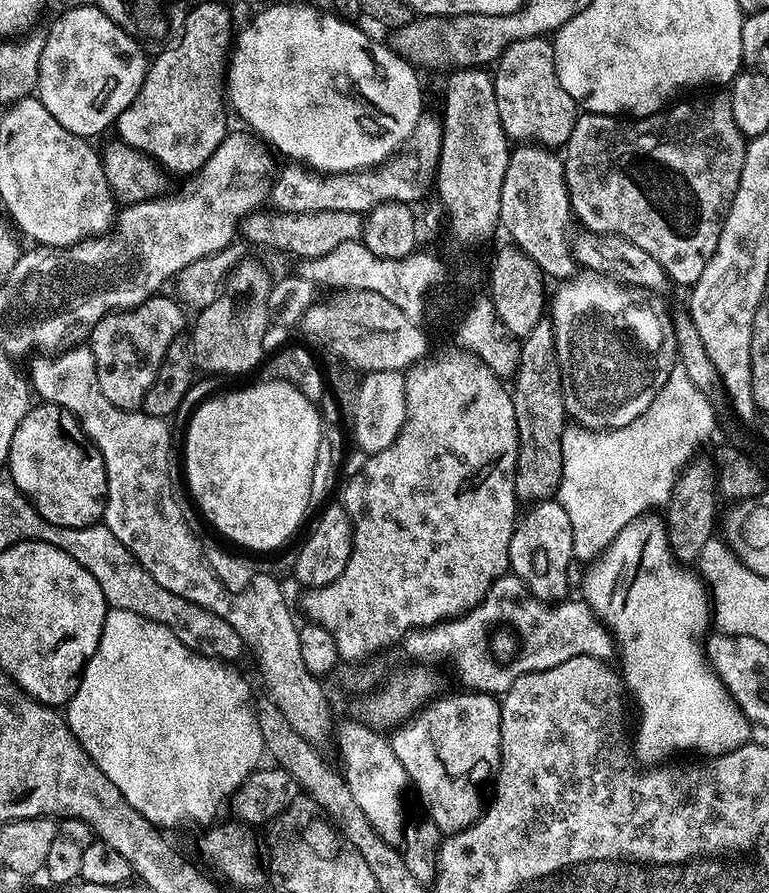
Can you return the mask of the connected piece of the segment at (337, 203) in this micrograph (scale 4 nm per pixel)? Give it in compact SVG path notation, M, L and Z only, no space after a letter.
M421 115L418 126L414 126L412 137L383 164L365 168L363 172L320 175L304 166L288 166L280 177L275 177L270 191L270 201L284 214L298 212L321 212L322 210L350 210L367 214L382 202L397 200L415 205L433 187L436 166L440 162L440 147L444 130L439 115Z

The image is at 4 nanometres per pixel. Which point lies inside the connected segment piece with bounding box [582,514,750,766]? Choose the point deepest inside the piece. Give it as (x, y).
(657, 610)

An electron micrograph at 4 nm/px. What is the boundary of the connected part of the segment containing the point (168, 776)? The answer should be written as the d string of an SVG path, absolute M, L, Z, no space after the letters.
M121 608L108 609L98 642L98 650L94 650L94 654L84 665L84 671L78 677L76 690L66 705L66 719L70 730L76 735L86 754L90 754L98 770L102 770L102 774L106 774L106 778L110 778L110 782L114 782L114 786L122 790L126 802L130 802L130 806L134 806L134 810L142 813L151 824L165 826L164 824L176 824L179 820L193 820L196 824L204 824L203 826L211 825L217 819L215 818L216 807L219 806L220 800L227 801L239 788L240 783L261 763L260 756L265 755L265 750L262 730L258 730L252 688L232 668L235 667L229 666L223 660L190 650L169 628L142 614L134 614L130 610Z

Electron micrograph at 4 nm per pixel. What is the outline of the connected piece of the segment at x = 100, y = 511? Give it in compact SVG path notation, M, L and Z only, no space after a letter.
M40 402L29 407L26 418L22 418L22 422L18 422L18 426L14 430L14 442L10 442L10 454L8 455L8 463L6 465L7 475L18 486L18 490L25 498L27 498L33 506L38 510L38 514L42 514L42 518L46 518L46 522L54 522L54 526L70 526L71 528L85 528L88 524L95 524L104 515L104 502L108 499L108 491L106 490L106 470L104 463L100 457L100 453L92 450L87 452L78 441L72 437L72 432L68 427L73 427L74 420L69 413L65 412L58 404L49 404Z

